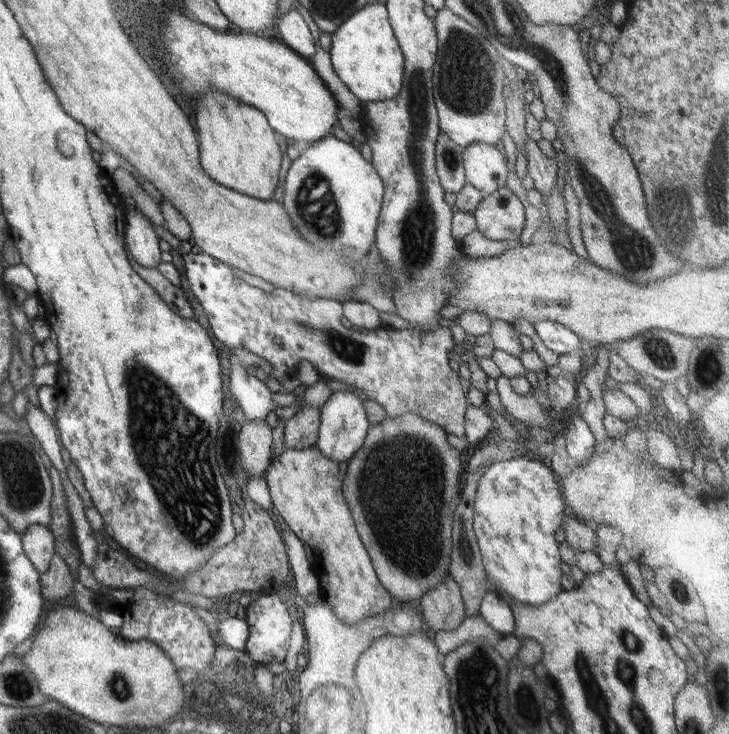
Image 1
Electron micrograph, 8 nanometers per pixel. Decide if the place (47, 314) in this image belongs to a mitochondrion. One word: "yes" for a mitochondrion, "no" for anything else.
no

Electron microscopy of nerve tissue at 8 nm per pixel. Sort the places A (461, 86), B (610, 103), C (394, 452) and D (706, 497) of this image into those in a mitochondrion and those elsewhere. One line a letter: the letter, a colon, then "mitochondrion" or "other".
A: mitochondrion
B: other
C: mitochondrion
D: other

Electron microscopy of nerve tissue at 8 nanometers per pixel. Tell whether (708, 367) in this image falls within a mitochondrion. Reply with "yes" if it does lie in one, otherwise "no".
yes

